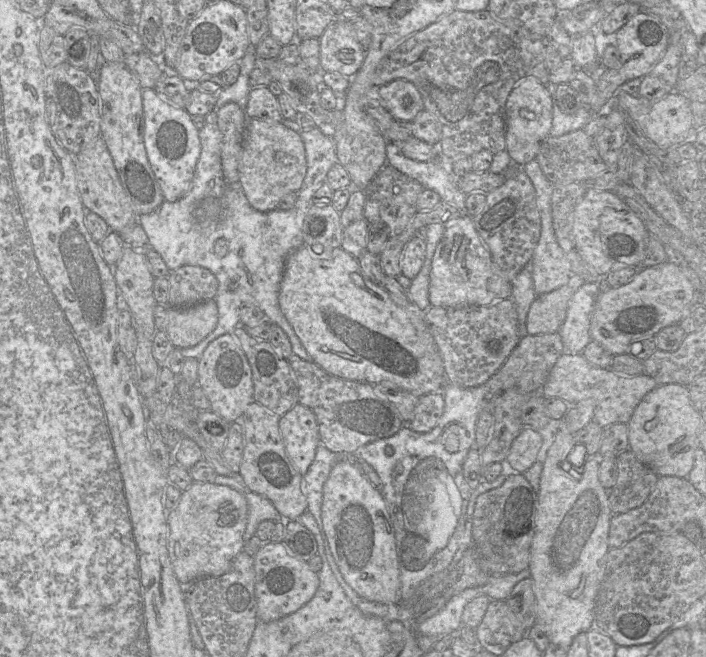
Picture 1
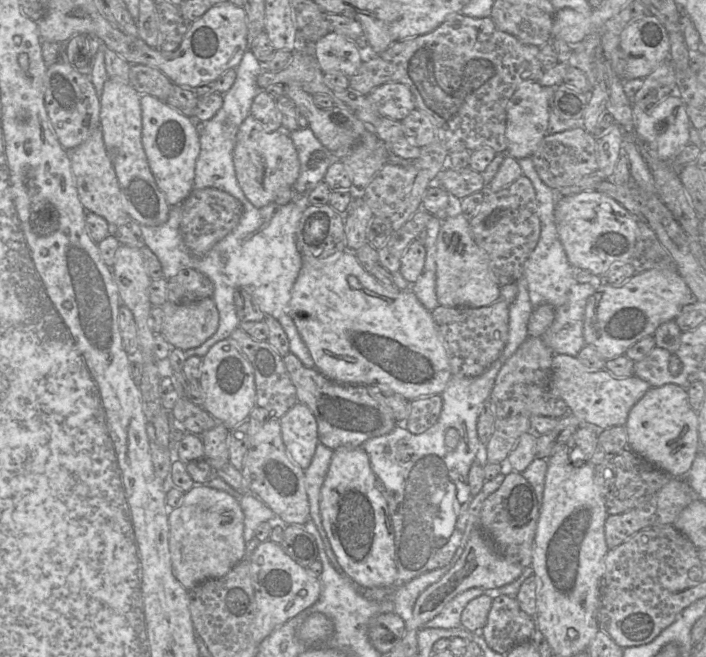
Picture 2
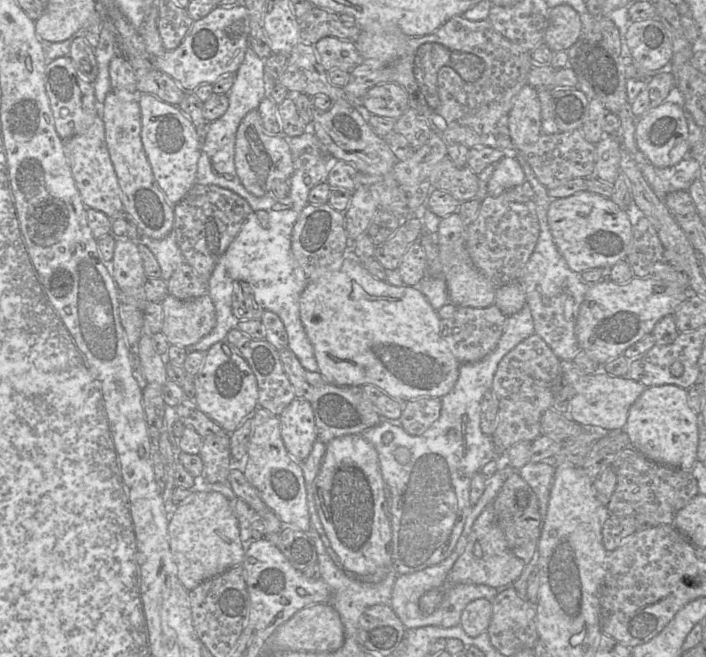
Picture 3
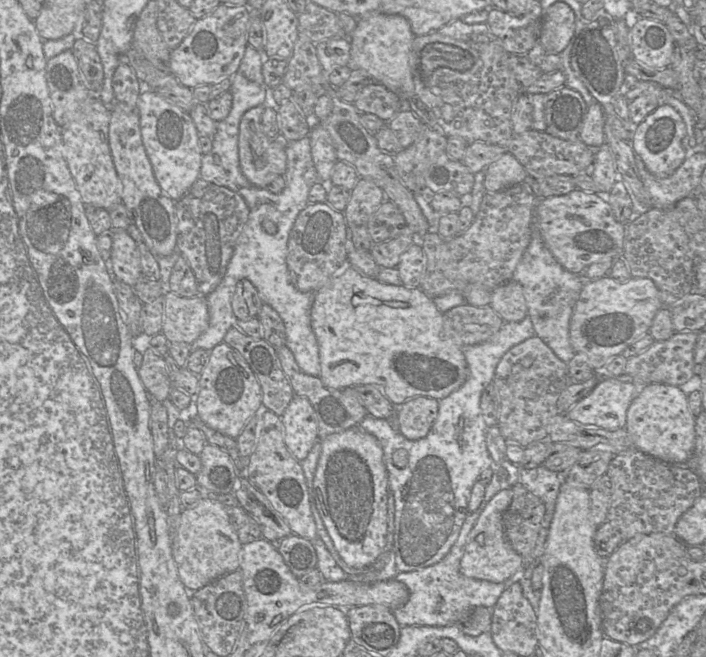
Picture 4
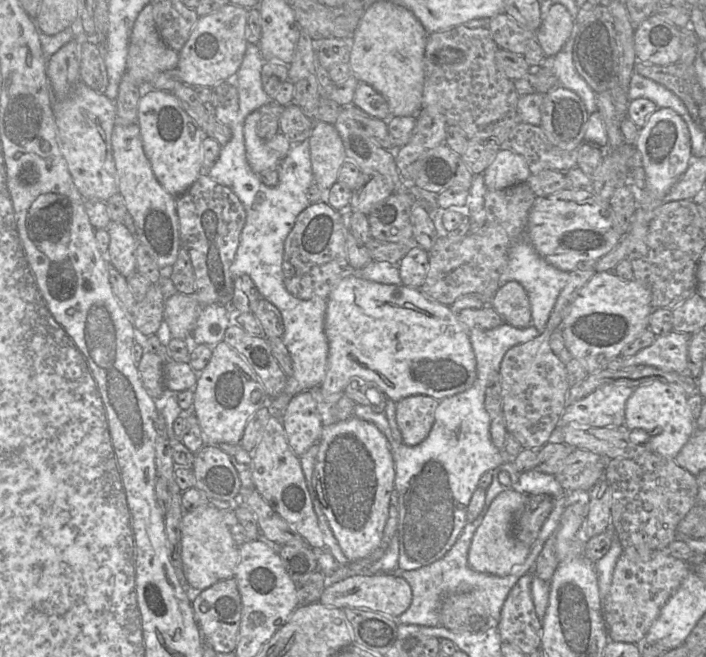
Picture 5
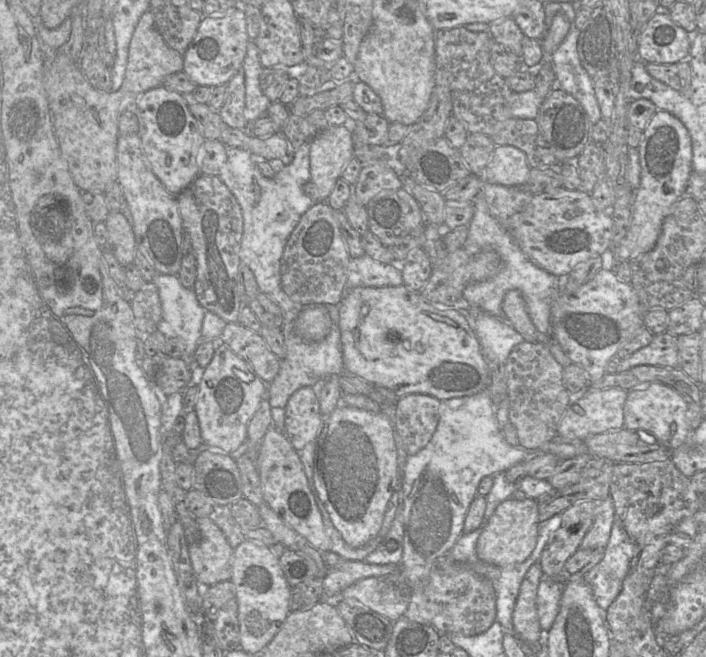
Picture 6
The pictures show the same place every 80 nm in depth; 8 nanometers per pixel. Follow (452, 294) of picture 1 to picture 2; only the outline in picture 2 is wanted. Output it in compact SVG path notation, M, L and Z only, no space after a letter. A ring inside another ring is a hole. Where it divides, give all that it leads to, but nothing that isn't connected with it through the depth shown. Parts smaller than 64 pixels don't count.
M451 208L447 211L447 217L441 222L436 248L436 297L440 306L480 308L490 306L500 299L501 286L489 267L485 252L473 239L469 219L460 211Z

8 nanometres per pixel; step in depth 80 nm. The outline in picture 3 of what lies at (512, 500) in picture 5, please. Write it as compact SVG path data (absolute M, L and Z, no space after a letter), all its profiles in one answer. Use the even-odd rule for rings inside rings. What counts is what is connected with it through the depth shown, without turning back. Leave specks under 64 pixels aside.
M491 502L475 520L465 550L448 573L444 586L424 593L419 599L419 608L425 615L433 613L441 604L445 589L457 584L483 584L497 588L514 583L521 575L525 565L509 549L505 535L496 523Z

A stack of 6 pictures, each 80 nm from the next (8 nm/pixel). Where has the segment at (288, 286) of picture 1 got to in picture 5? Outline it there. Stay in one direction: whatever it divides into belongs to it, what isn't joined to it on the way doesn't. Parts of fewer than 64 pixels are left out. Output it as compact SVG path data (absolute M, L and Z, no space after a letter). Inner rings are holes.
M348 274L327 298L324 332L328 357L325 378L320 385L323 396L341 394L352 378L360 378L378 385L395 403L417 394L440 401L469 389L476 380L476 359L469 331L449 306L429 299L418 288L376 283ZM406 302L412 303L415 308L403 307Z

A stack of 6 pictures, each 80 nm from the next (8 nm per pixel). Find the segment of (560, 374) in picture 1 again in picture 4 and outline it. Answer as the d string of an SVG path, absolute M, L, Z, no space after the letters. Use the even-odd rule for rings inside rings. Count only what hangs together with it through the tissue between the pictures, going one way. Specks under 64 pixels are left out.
M613 376L604 377L565 415L584 426L606 430L624 428L627 410L639 390L640 385L634 382L623 382Z

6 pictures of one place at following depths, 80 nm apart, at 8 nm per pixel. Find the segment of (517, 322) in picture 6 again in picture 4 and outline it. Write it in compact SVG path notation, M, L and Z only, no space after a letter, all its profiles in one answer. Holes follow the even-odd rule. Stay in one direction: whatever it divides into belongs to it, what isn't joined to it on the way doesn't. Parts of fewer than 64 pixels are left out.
M512 279L492 290L490 306L505 322L519 322L528 315L523 288Z

